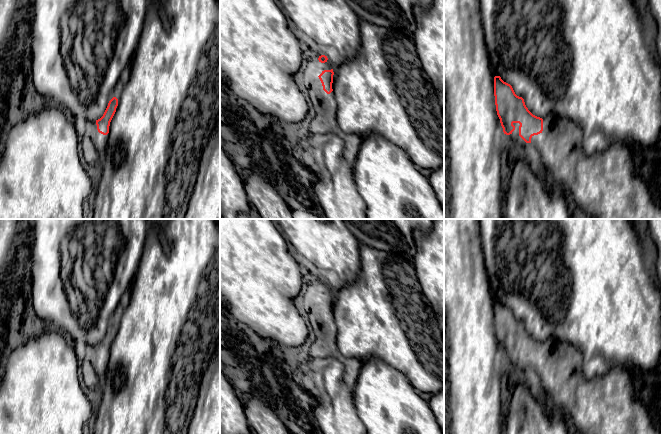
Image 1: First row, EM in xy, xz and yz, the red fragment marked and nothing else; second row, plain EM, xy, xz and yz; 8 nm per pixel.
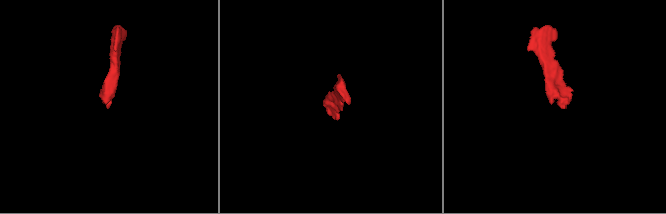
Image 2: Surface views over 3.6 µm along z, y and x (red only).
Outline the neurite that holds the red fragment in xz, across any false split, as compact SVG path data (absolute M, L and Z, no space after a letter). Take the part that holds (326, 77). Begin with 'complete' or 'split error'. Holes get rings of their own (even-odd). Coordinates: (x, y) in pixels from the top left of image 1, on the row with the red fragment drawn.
split error; M331 69L312 77L311 84L306 90L312 115L306 121L305 131L311 135L333 133L339 136L345 143L343 156L350 165L353 165L363 138L344 133L336 122L337 102L332 89L333 75Z

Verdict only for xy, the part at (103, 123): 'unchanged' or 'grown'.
grown

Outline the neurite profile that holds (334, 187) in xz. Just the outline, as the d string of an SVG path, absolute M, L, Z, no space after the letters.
M333 133L302 134L297 138L300 152L310 162L314 173L314 194L327 219L368 219L366 204L360 196L353 168L344 158L345 143Z

